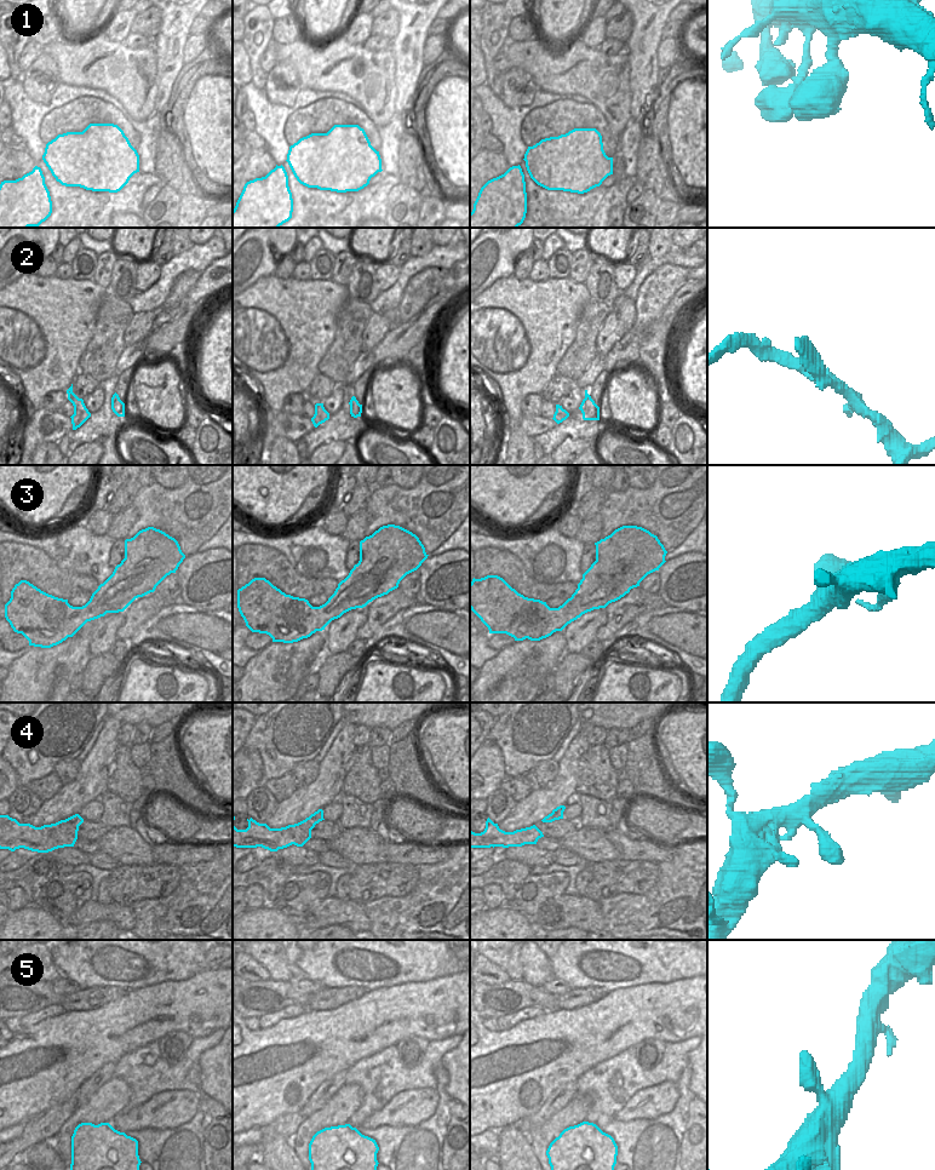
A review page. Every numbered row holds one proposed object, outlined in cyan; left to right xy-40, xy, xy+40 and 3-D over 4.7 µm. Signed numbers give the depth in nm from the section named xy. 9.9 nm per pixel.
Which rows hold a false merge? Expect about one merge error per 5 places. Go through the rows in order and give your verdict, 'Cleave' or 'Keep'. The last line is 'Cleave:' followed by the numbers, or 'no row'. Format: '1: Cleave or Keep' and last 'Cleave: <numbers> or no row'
1: Keep
2: Keep
3: Keep
4: Keep
5: Keep
Cleave: no row

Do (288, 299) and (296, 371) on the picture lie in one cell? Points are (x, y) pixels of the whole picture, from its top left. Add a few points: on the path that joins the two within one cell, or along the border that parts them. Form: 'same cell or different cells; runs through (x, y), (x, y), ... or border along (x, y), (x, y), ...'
same cell; runs through (288, 317), (288, 336), (292, 353)

